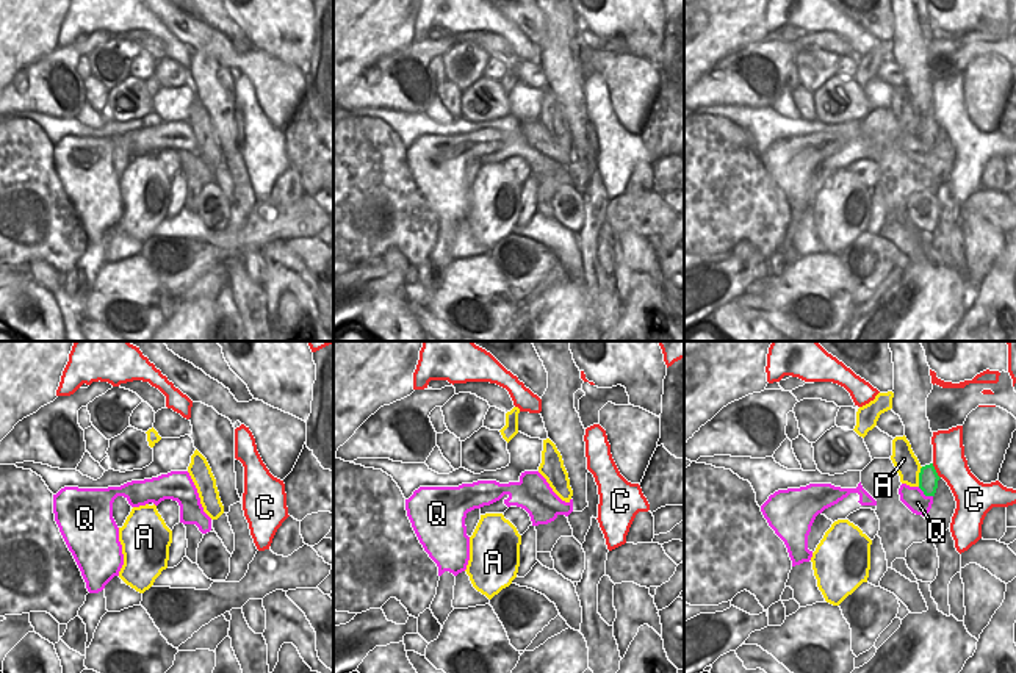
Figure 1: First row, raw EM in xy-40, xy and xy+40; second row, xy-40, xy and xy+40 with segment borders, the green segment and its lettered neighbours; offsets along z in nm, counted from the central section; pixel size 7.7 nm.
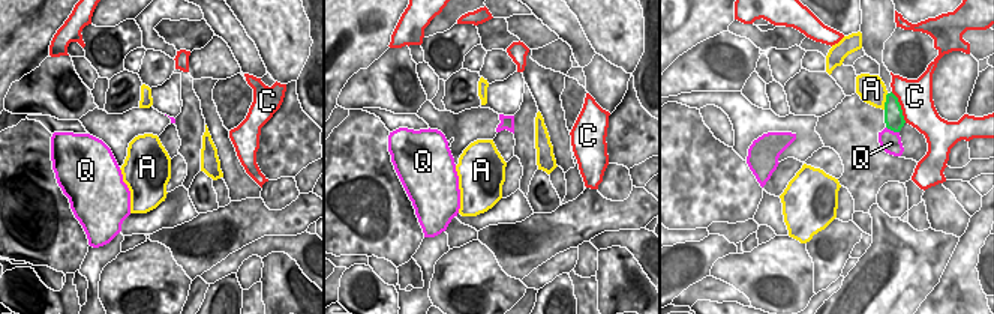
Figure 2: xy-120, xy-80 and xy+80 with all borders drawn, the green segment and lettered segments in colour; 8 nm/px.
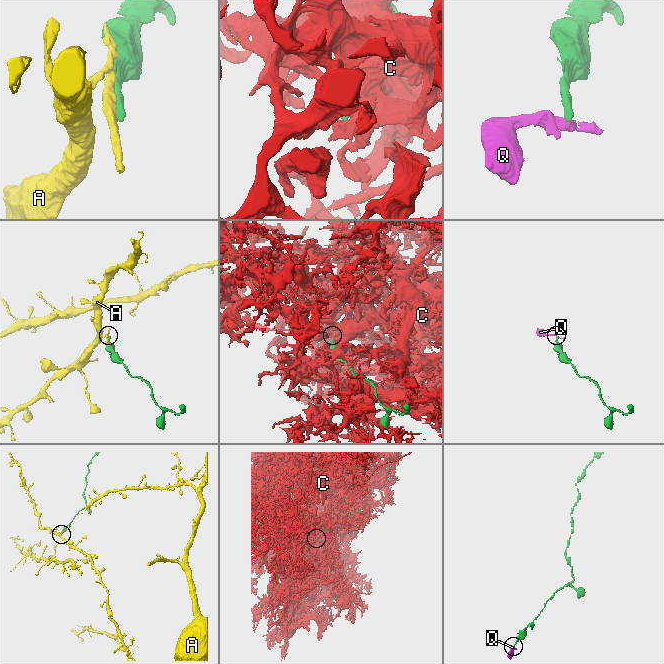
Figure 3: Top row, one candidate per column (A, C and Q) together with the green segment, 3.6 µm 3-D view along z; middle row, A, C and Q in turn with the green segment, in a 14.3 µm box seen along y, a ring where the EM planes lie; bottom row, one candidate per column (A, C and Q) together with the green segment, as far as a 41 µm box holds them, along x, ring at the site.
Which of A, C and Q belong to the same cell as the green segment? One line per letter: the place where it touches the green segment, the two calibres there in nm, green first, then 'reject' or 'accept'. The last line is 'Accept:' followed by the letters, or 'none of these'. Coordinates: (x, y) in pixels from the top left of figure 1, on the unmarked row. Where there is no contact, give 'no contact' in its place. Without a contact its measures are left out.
A: xy+40 (919, 125) | 150/180 nm | reject
C: xy+40 (935, 121) | 150/260 nm | reject
Q: xy+40 (925, 144) | 150/170 nm | reject
Accept: none of these

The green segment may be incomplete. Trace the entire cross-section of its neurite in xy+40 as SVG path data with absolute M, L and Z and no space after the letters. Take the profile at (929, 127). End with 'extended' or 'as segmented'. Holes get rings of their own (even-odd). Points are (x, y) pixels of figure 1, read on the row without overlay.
M933 113L925 114L921 117L919 122L919 138L924 141L925 146L935 146L939 128L941 127L938 125Z; as segmented

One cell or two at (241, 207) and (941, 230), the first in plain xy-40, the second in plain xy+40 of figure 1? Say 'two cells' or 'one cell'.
one cell

